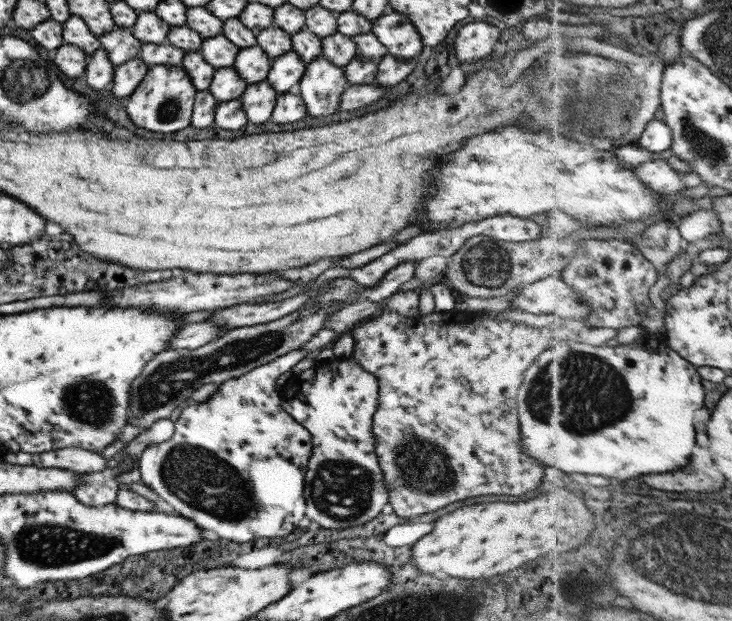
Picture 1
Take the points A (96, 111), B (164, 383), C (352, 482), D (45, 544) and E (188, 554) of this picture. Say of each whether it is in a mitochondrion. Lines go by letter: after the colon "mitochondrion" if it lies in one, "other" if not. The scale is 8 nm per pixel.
A: other
B: mitochondrion
C: mitochondrion
D: mitochondrion
E: other

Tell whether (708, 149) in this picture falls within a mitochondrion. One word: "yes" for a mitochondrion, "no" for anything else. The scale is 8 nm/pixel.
yes

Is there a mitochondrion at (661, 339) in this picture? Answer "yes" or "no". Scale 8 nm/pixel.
no

